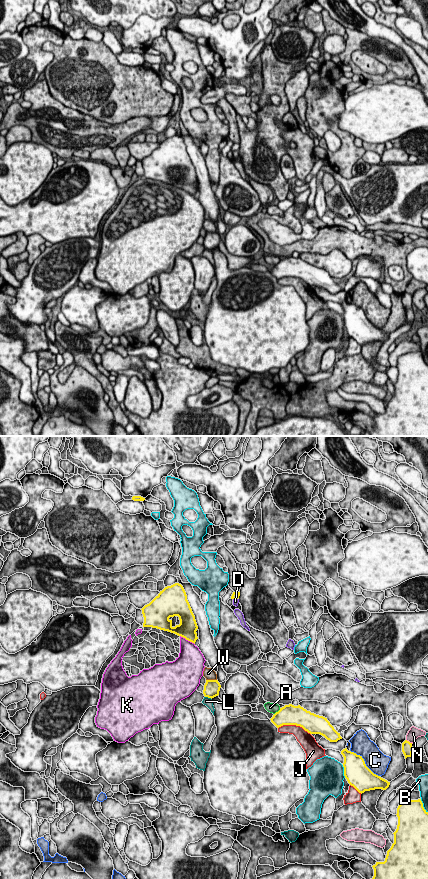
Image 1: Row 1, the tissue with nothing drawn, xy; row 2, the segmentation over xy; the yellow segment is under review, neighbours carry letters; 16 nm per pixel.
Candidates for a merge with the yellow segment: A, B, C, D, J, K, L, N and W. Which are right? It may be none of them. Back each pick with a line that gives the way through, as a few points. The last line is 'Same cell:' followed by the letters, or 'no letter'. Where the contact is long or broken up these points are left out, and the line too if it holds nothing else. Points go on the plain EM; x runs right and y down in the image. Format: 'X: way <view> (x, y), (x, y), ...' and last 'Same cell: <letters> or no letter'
Same cell: no letter

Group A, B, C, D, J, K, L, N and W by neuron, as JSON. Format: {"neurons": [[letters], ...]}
{"neurons": [["A"], ["B"], ["C"], ["D"], ["J"], ["K"], ["L"], ["N"], ["W"]]}

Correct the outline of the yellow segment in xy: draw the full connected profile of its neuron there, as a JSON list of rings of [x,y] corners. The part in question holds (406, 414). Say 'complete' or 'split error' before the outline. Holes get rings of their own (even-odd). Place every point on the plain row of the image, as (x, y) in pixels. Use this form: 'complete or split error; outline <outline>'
complete; outline [[[421,351],[399,356],[398,377],[394,395],[387,403],[384,414],[373,417],[374,428],[370,436],[428,436],[428,364]]]

